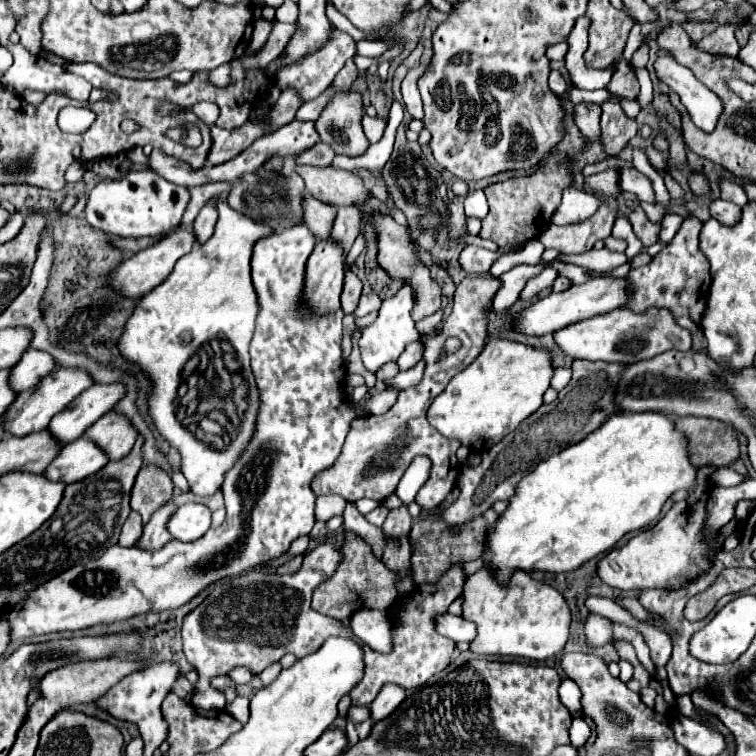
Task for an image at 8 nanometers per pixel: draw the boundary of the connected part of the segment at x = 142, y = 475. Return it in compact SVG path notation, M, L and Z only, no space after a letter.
M143 466L137 474L131 490L131 508L143 516L143 524L149 522L151 514L173 500L173 480L157 466Z

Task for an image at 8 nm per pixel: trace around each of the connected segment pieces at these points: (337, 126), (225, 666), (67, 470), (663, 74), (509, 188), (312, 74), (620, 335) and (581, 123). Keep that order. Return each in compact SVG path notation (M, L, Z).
M341 92L325 106L315 122L315 128L325 144L337 154L361 156L369 148L369 140L361 128L363 104L355 92Z
M329 542L319 544L315 550L307 552L303 558L303 564L293 574L271 574L271 572L245 572L237 578L223 578L219 582L213 582L207 590L205 600L185 616L183 620L183 652L187 656L187 662L197 670L199 682L195 684L195 696L193 704L203 710L223 710L225 708L225 694L215 690L211 686L211 678L227 674L235 666L247 666L251 672L261 674L267 666L277 662L285 654L295 654L297 658L303 658L307 654L313 654L321 648L321 644L329 636L353 636L349 628L345 628L339 620L323 616L315 610L311 610L311 592L317 588L317 584L325 582L339 564L341 554L337 548L333 548Z
M85 436L61 448L55 462L47 466L43 476L51 478L51 482L73 484L79 482L107 464L107 456L93 442L85 440Z
M671 56L659 58L655 62L655 70L657 70L657 76L665 84L669 84L673 92L681 96L681 102L687 108L689 116L693 118L695 126L701 128L703 132L715 130L715 126L719 124L719 116L723 112L723 102L719 100L719 96L707 90L707 86L703 86L691 74L691 70L681 66Z
M561 156L551 158L533 176L515 176L497 184L489 184L485 188L489 200L489 214L483 218L479 236L493 240L497 246L539 236L549 226L551 214L557 210L565 186L571 186L571 174L569 168L563 164Z
M333 26L331 38L317 54L303 60L299 66L291 66L279 74L279 88L293 86L303 100L317 98L333 80L345 62L356 53L355 42L348 34Z
M613 310L607 314L597 314L583 322L565 326L553 334L555 344L571 358L585 360L607 360L607 362L639 362L649 360L665 350L689 350L693 344L691 332L677 326L667 310L647 310L643 314L633 314L631 310Z
M585 102L575 104L573 120L583 134L587 145L599 140L599 118L601 118L599 104L591 104L591 102L589 104L585 104Z

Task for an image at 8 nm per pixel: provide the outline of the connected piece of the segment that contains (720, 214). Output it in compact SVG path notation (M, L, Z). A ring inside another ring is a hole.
M715 198L715 200L711 200L711 204L709 204L709 212L711 212L711 216L715 218L715 220L719 220L721 224L725 224L725 226L733 226L739 218L735 218L733 214L729 214L729 208L731 210L735 210L735 208L739 208L737 204L733 204L733 202L725 202L725 200L719 200L719 198Z

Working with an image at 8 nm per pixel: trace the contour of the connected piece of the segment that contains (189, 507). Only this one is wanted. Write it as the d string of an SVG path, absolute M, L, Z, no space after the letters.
M183 504L167 522L167 530L181 542L193 542L201 538L211 526L211 510L205 504Z

